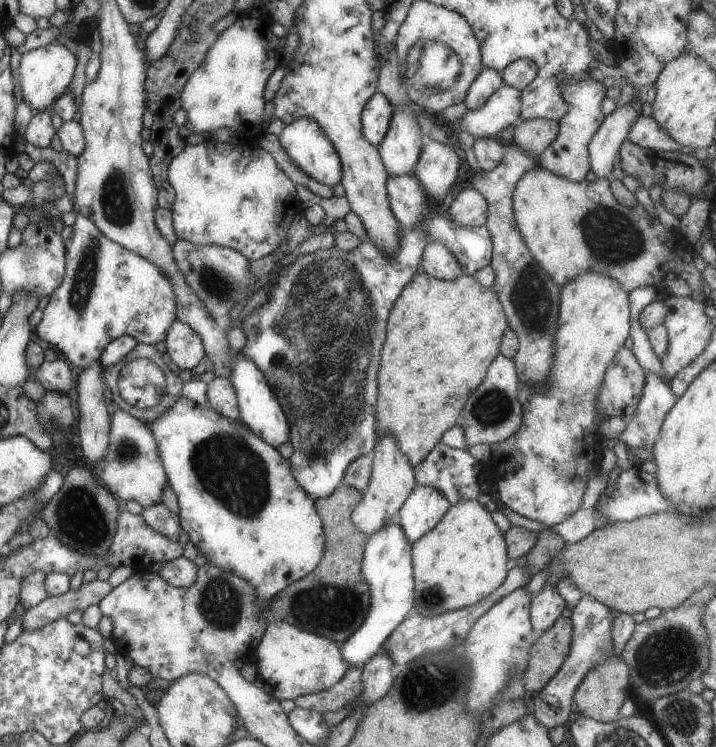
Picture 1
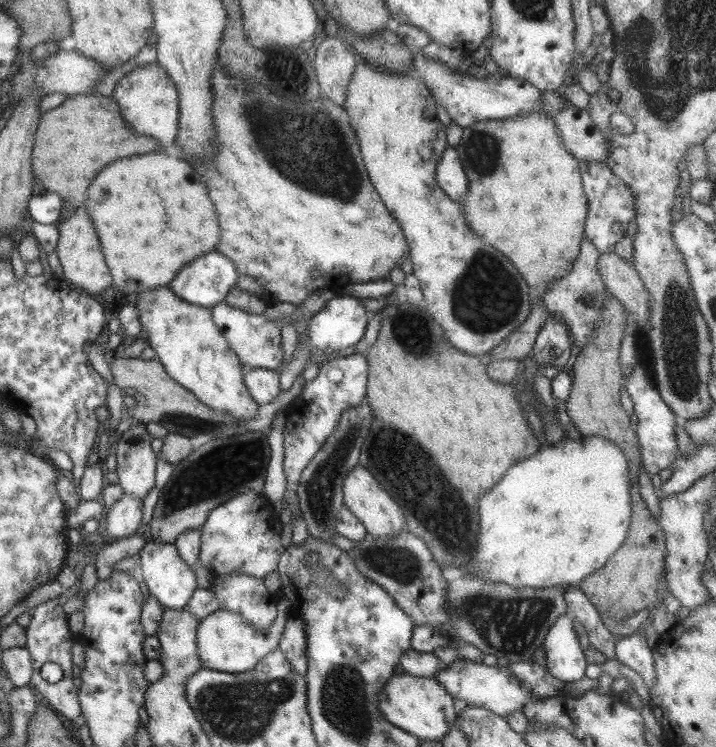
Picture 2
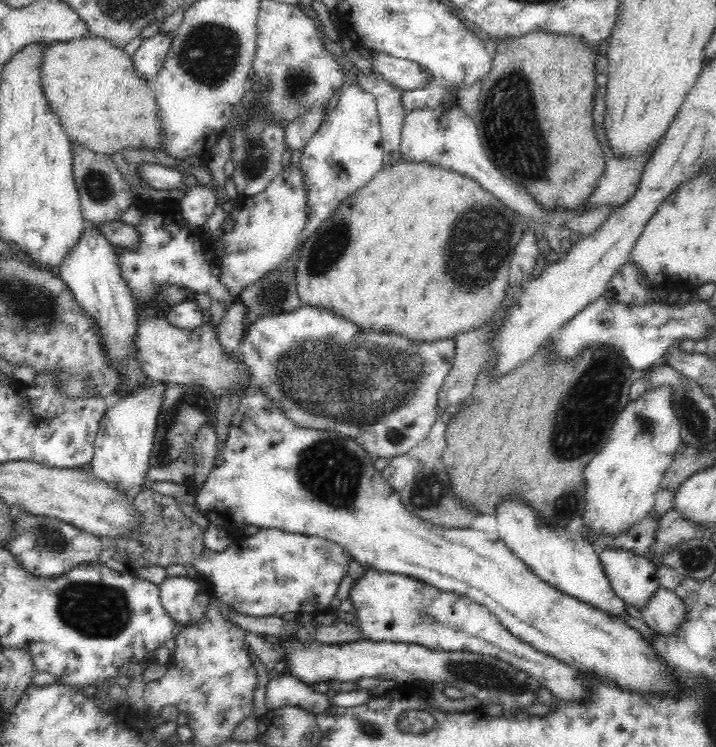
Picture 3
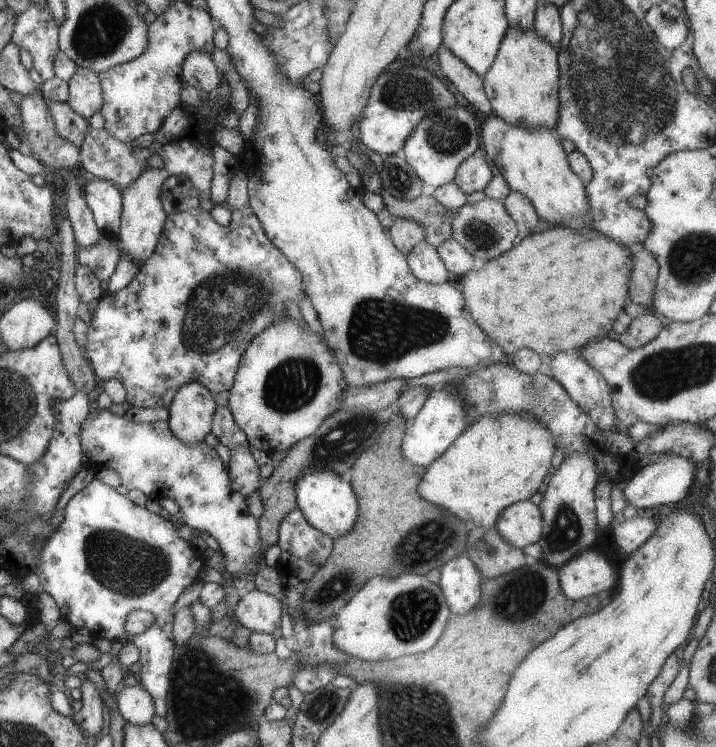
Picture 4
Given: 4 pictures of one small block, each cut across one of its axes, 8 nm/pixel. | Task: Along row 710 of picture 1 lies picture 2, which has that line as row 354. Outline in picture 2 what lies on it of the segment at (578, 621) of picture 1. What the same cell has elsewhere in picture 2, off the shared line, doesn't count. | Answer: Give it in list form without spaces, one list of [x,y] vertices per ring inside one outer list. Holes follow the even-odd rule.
[[[549,317],[539,327],[532,346],[532,360],[539,366],[561,368],[571,356],[569,333],[554,317]]]

